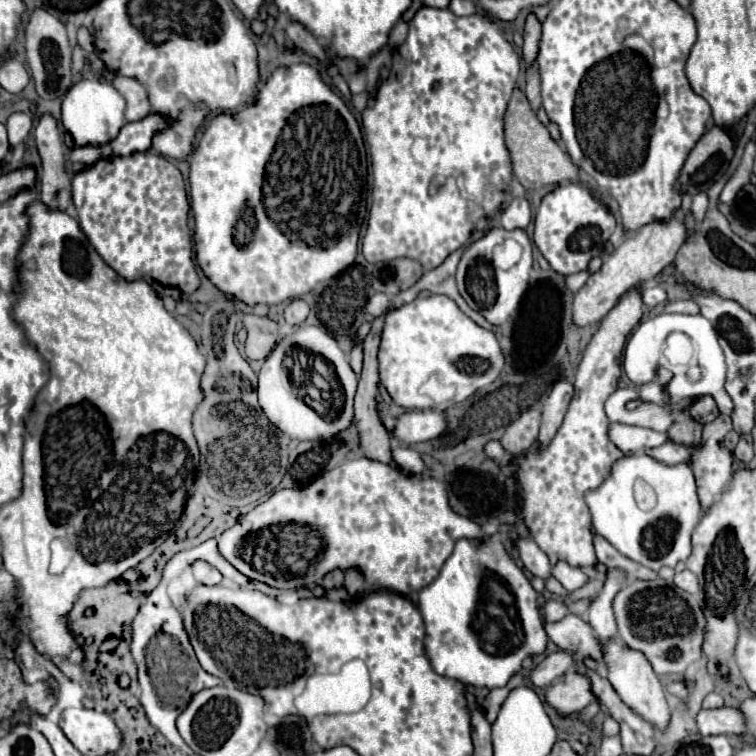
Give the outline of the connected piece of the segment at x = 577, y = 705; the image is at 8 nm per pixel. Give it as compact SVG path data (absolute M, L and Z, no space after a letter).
M567 672L557 678L545 692L545 702L559 712L559 716L569 716L573 712L583 710L589 702L593 702L593 690L589 680L583 674Z

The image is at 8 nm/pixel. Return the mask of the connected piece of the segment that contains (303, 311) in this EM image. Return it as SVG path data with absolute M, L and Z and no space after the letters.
M297 298L297 300L293 300L287 308L285 308L285 320L289 322L289 324L303 324L305 322L305 318L307 318L307 314L309 314L309 306L307 306L307 302L305 300L301 300L301 298Z

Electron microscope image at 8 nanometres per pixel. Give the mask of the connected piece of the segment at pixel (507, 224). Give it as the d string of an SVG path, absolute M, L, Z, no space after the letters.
M513 198L507 210L501 214L501 228L505 230L515 230L515 228L525 230L529 222L531 222L531 210L525 198Z

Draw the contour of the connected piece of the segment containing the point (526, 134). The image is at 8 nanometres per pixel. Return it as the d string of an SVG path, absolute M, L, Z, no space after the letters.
M519 88L513 90L513 96L511 96L507 112L505 112L505 146L511 156L513 174L523 184L525 190L559 184L563 180L577 180L577 174L579 174L577 166L573 166L569 156L563 152L561 144L551 140L547 128L537 120L525 94Z

